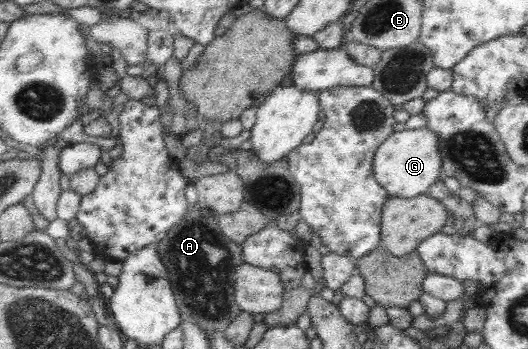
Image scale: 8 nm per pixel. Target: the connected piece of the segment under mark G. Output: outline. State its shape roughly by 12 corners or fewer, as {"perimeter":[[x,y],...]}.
{"perimeter":[[396,131],[375,154],[390,196],[427,194],[443,174],[439,133]]}

